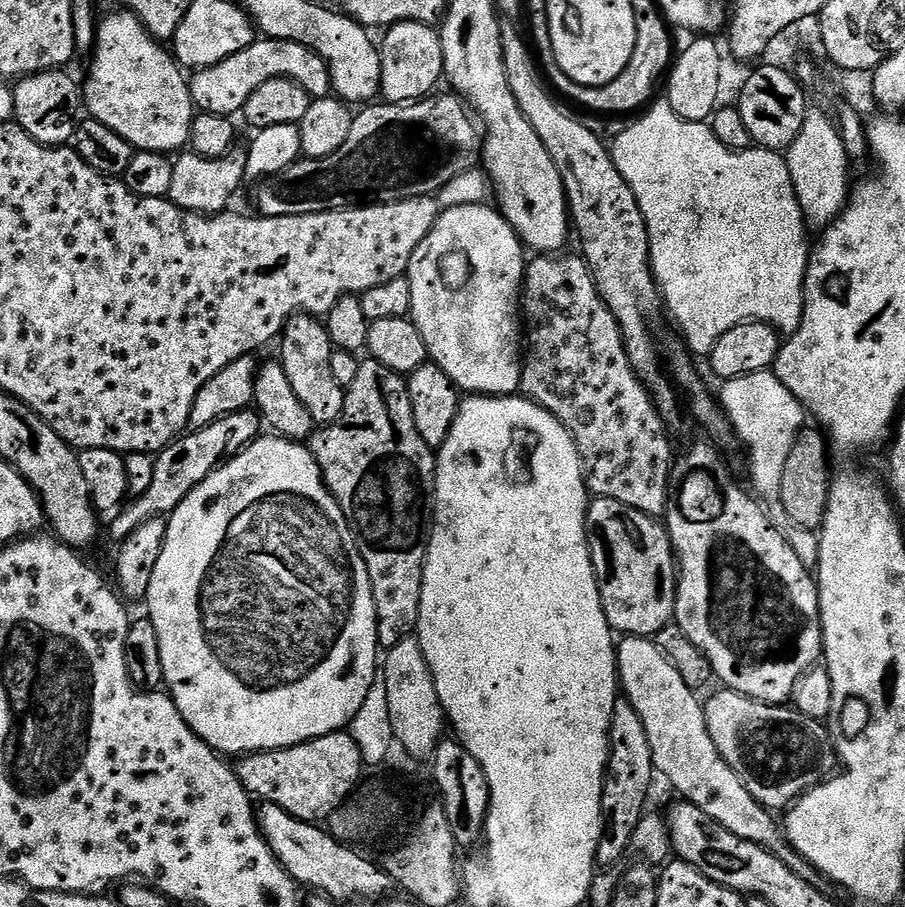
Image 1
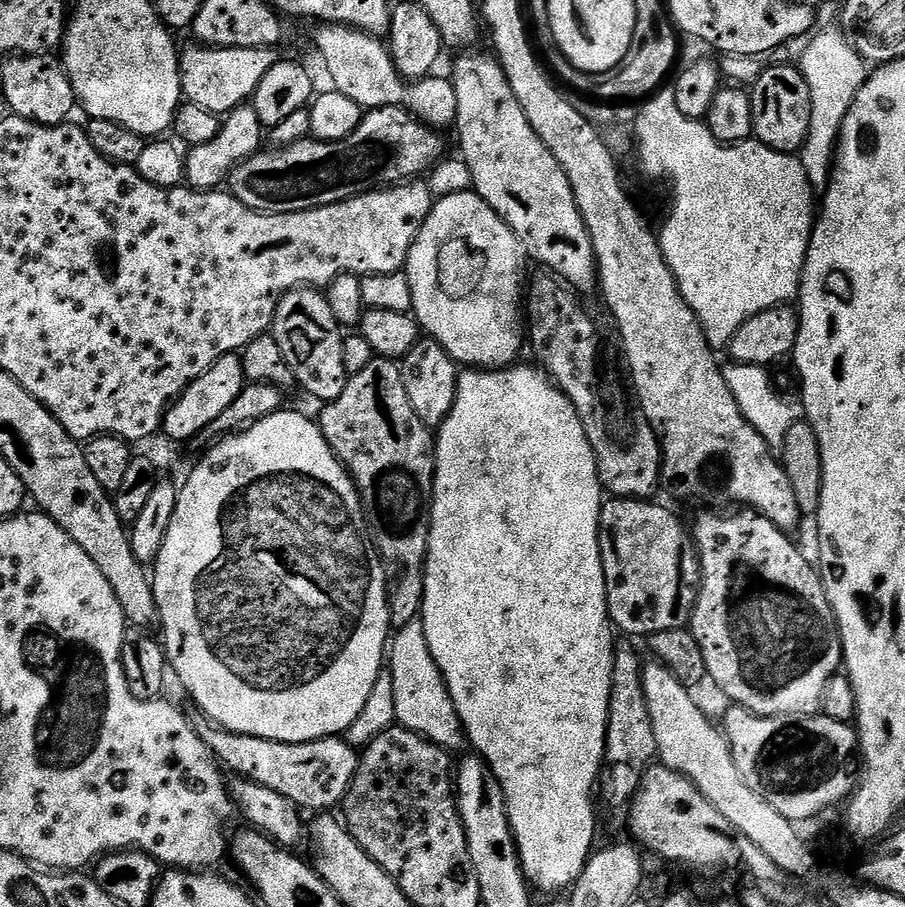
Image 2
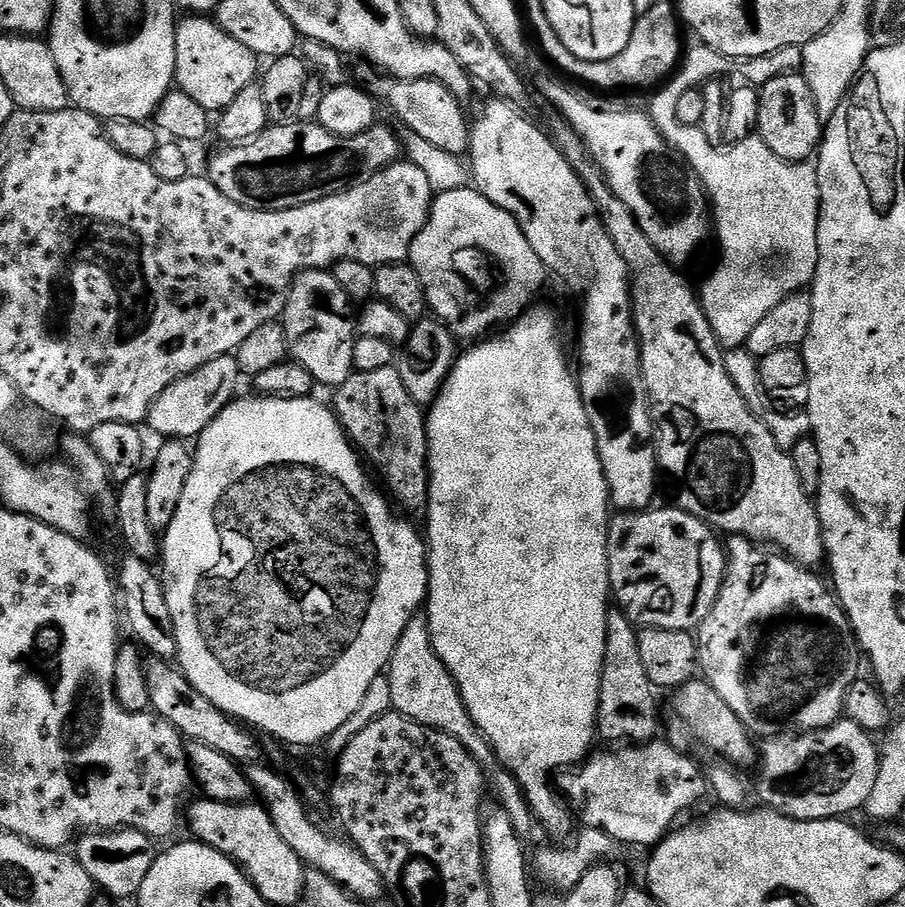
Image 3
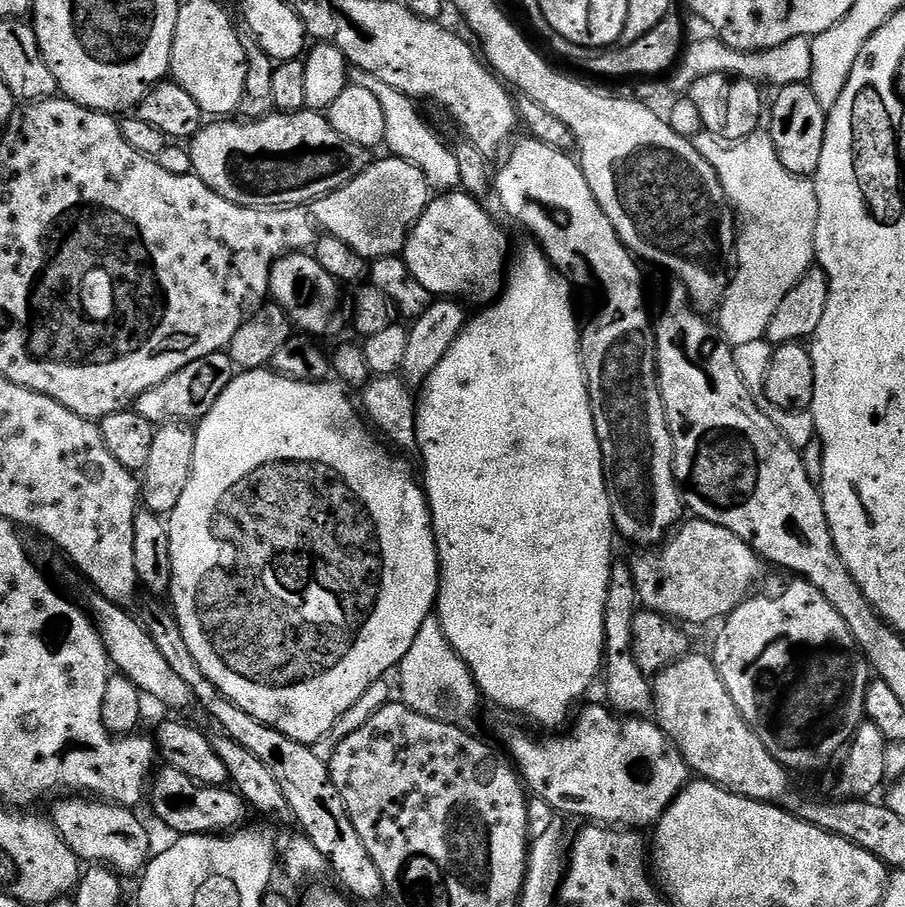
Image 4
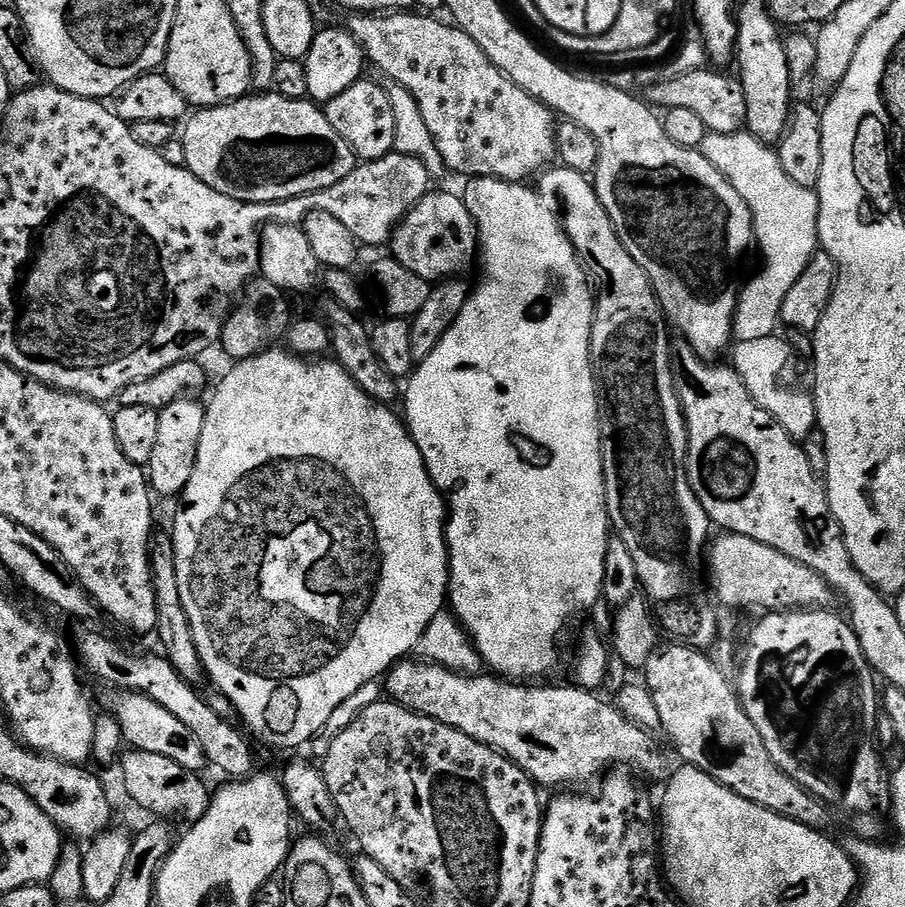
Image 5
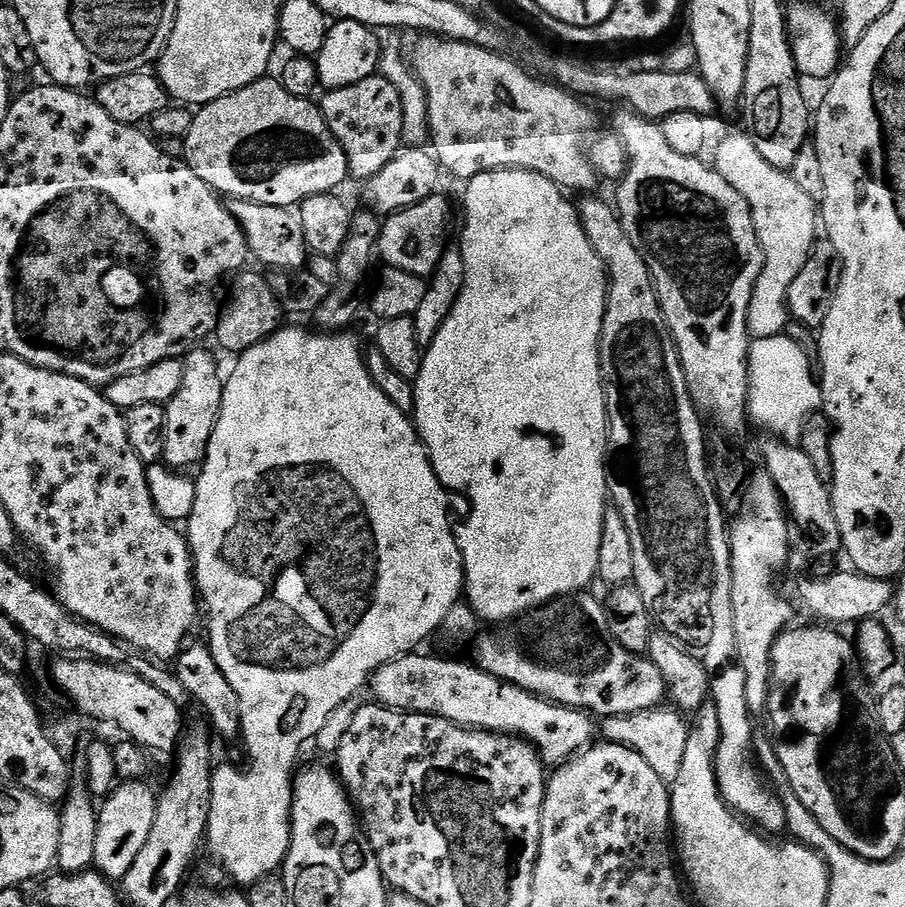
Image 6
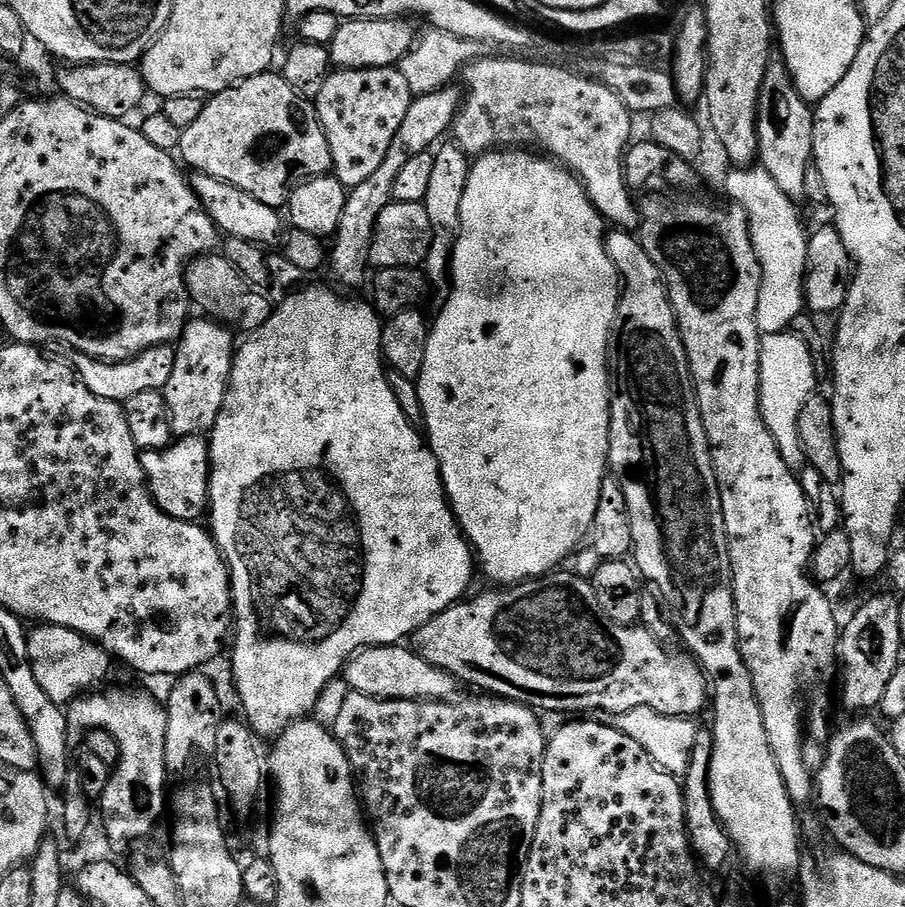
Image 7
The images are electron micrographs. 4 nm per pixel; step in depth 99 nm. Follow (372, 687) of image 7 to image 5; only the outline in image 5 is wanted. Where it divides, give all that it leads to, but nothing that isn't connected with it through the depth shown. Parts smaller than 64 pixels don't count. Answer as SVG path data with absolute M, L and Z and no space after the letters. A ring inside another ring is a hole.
M405 658L399 664L393 664L387 673L386 692L392 695L389 696L391 703L401 704L420 716L434 718L490 746L495 752L510 757L532 779L533 784L541 789L564 790L567 784L584 784L591 776L599 777L613 766L627 766L637 773L645 772L648 776L665 775L664 756L652 737L655 735L649 729L639 728L630 722L630 718L616 709L615 703L608 701L607 704L595 691L579 686L536 688L540 686L529 686L524 682L513 682L492 674L459 676L437 664L412 659Z

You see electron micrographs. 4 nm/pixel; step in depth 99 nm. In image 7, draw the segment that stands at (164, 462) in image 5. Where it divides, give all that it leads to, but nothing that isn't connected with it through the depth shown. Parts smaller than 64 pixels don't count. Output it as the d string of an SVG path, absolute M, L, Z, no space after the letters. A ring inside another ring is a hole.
M211 318L196 319L189 319L175 345L174 371L170 374L170 382L166 382L162 389L170 410L173 433L180 438L211 433L226 402L228 383L238 351L237 337L229 327Z

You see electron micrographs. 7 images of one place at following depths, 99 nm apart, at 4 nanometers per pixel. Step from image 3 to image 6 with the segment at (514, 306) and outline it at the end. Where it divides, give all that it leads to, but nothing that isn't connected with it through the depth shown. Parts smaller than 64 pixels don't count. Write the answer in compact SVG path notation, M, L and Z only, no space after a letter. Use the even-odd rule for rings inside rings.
M433 194L422 202L401 212L393 212L380 225L378 256L390 268L401 268L415 276L431 277L440 256L444 253L448 236L448 200Z

